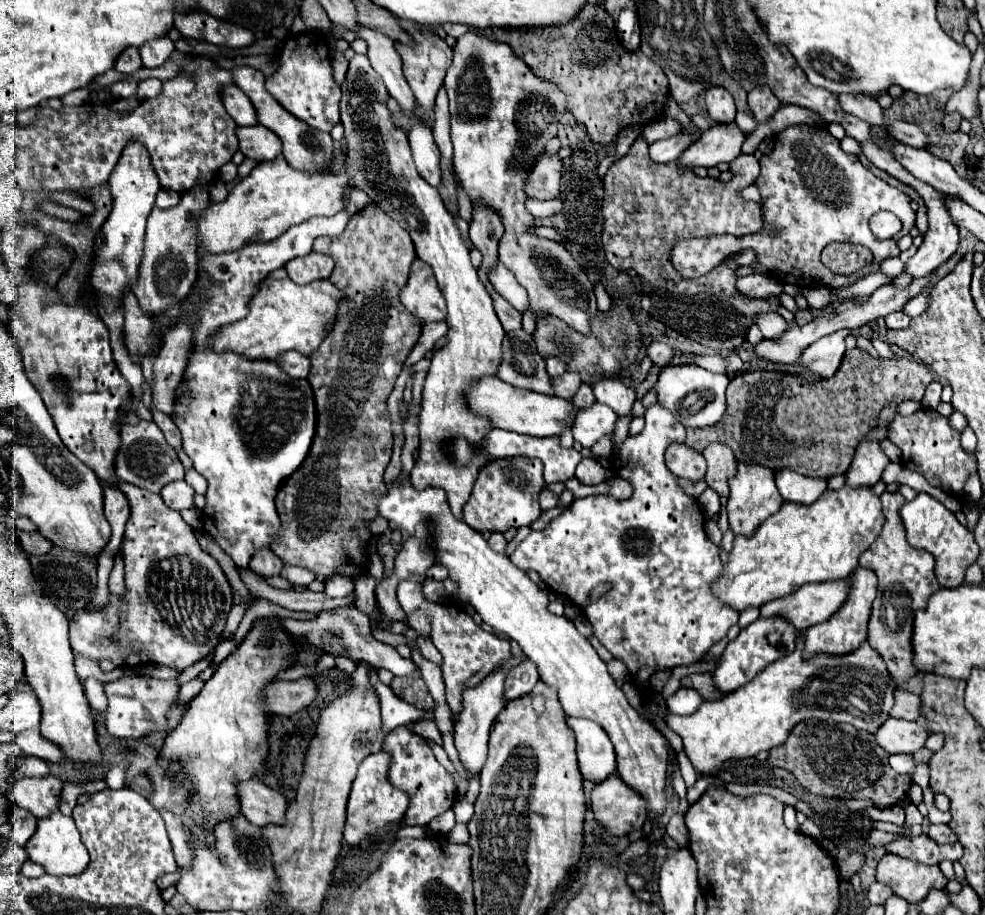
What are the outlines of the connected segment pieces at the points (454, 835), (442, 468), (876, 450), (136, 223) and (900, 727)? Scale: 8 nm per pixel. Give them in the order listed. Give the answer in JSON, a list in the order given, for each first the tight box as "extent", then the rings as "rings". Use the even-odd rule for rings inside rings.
[{"extent":[448,824,468,844],"rings":[[[456,824],[452,828],[452,832],[448,834],[448,840],[454,844],[468,844],[468,830],[466,824]]]},{"extent":[340,54,506,518],"rings":[[[356,54],[350,60],[340,102],[352,182],[410,234],[416,256],[432,266],[448,304],[446,324],[450,326],[450,342],[432,356],[432,366],[426,376],[420,410],[420,456],[410,474],[410,480],[416,490],[424,490],[428,486],[442,488],[452,514],[462,518],[462,508],[470,498],[478,472],[486,464],[484,454],[480,454],[484,434],[494,428],[488,418],[480,418],[468,410],[468,386],[478,378],[496,376],[500,364],[500,346],[506,332],[492,308],[490,294],[478,280],[478,274],[470,262],[470,250],[462,242],[460,230],[456,230],[456,224],[452,222],[452,216],[446,210],[438,190],[418,176],[404,132],[390,122],[386,98],[388,90],[382,78],[370,66],[368,56]],[[456,438],[464,438],[476,450],[476,458],[472,458],[468,466],[452,466],[452,462],[440,454],[444,440],[452,442]]]},{"extent":[848,442,890,486],"rings":[[[860,442],[856,448],[854,460],[848,470],[848,486],[872,486],[882,478],[882,472],[890,460],[886,454],[880,450],[878,442]]]},{"extent":[92,142,160,416],"rings":[[[128,142],[128,146],[124,146],[124,150],[120,154],[120,162],[116,164],[116,168],[110,174],[108,186],[110,186],[110,192],[112,192],[112,198],[114,198],[114,206],[112,206],[112,212],[110,212],[108,220],[102,226],[102,230],[104,230],[104,246],[94,256],[92,288],[94,288],[96,298],[98,298],[98,304],[96,304],[98,316],[104,320],[104,324],[110,330],[110,344],[112,344],[116,366],[132,386],[134,402],[132,402],[132,408],[128,410],[126,416],[136,416],[134,408],[142,400],[144,376],[142,376],[142,368],[136,366],[130,360],[128,350],[126,350],[124,340],[122,340],[124,314],[120,310],[120,298],[122,298],[122,294],[126,290],[130,290],[130,282],[138,276],[138,266],[140,266],[140,258],[142,258],[142,250],[144,250],[146,220],[148,220],[148,216],[152,212],[152,206],[156,202],[156,194],[160,190],[160,182],[156,178],[156,172],[152,170],[150,154],[148,154],[144,144]]]},{"extent":[874,718,930,754],"rings":[[[888,718],[884,726],[874,734],[876,742],[888,754],[896,754],[896,752],[914,754],[916,750],[924,748],[928,736],[930,732],[920,722],[908,722],[898,718]]]}]

